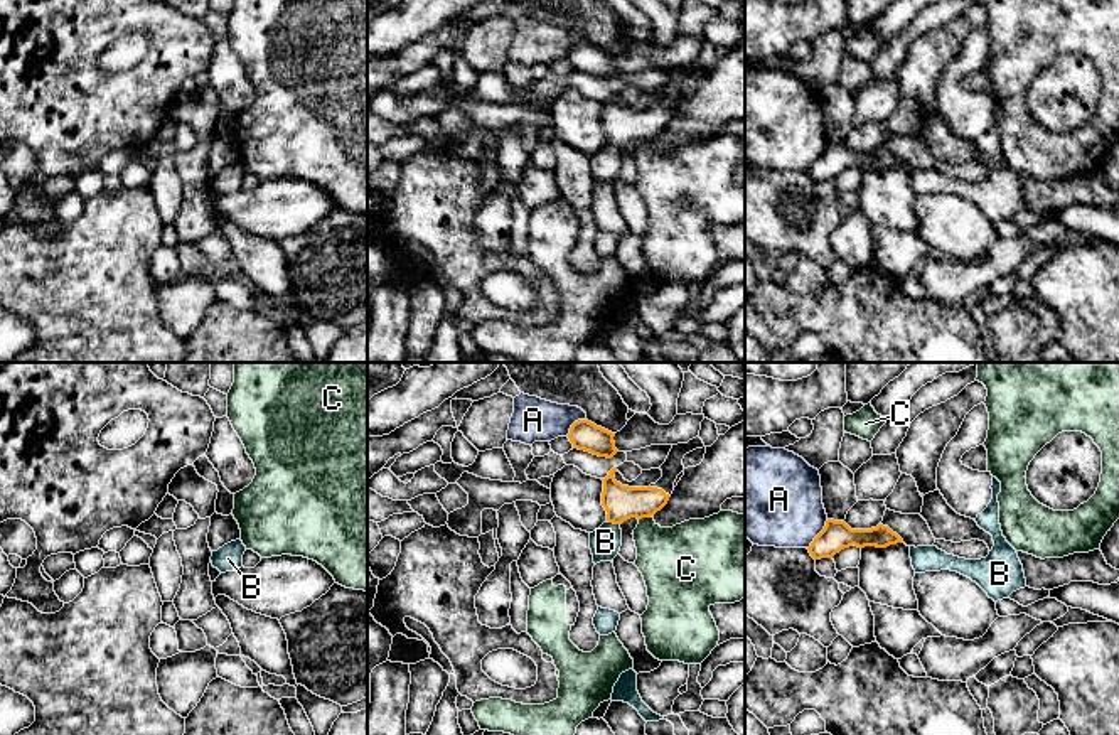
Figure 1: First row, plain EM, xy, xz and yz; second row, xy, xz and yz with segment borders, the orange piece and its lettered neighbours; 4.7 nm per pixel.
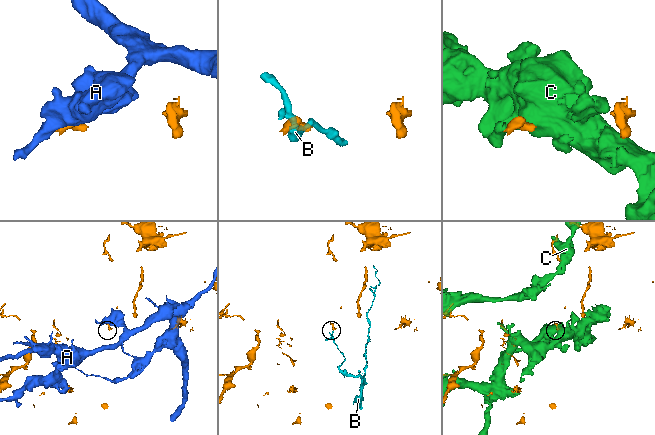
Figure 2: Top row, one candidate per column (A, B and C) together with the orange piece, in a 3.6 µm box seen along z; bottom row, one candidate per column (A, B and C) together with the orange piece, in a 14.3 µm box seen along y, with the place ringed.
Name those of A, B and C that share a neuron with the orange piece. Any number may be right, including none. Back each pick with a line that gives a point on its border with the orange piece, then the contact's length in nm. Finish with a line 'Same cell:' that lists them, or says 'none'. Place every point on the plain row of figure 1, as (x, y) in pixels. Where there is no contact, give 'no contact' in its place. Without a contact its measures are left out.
Same cell: none

